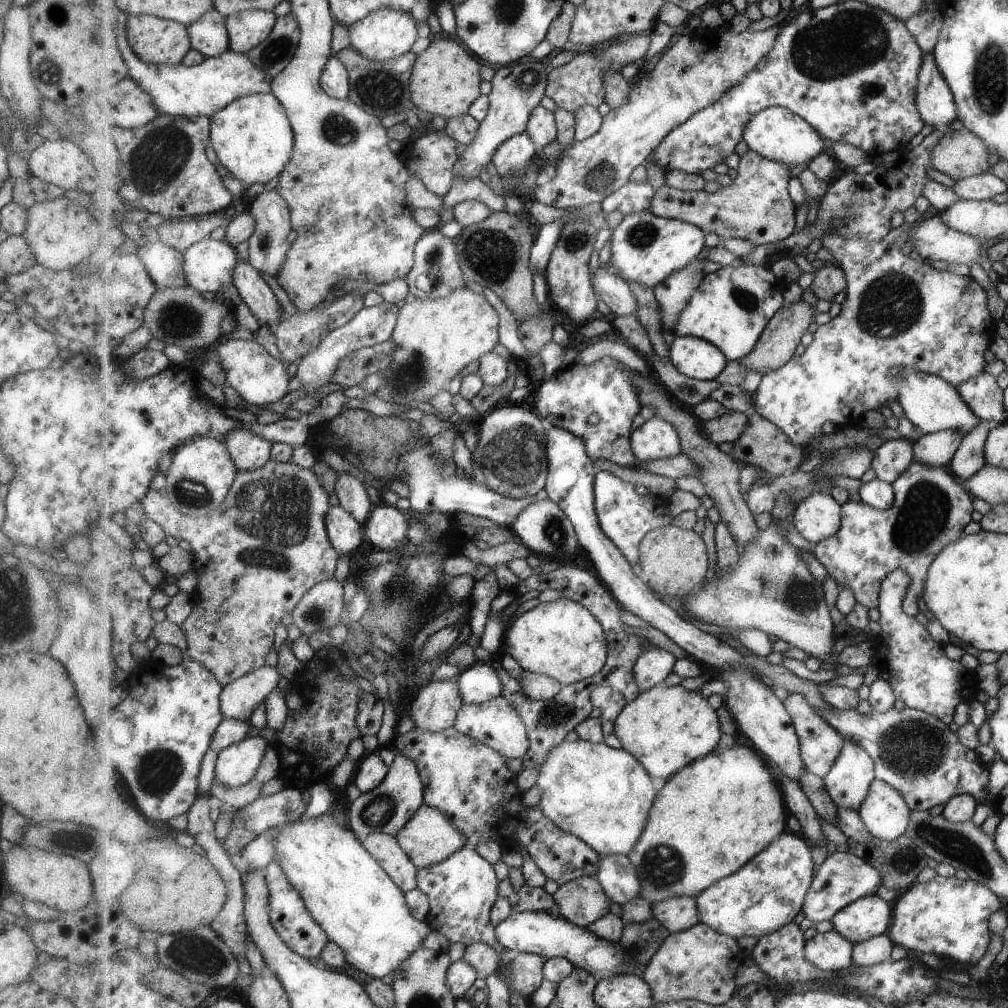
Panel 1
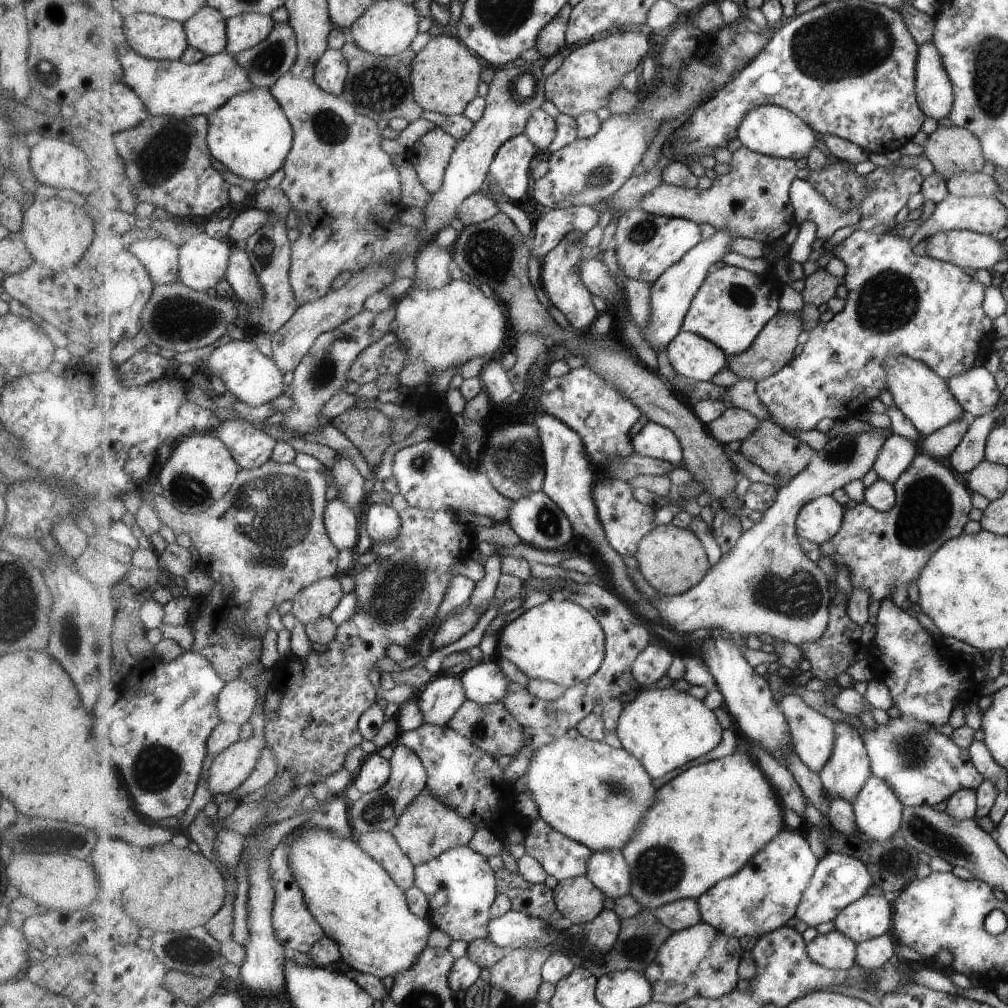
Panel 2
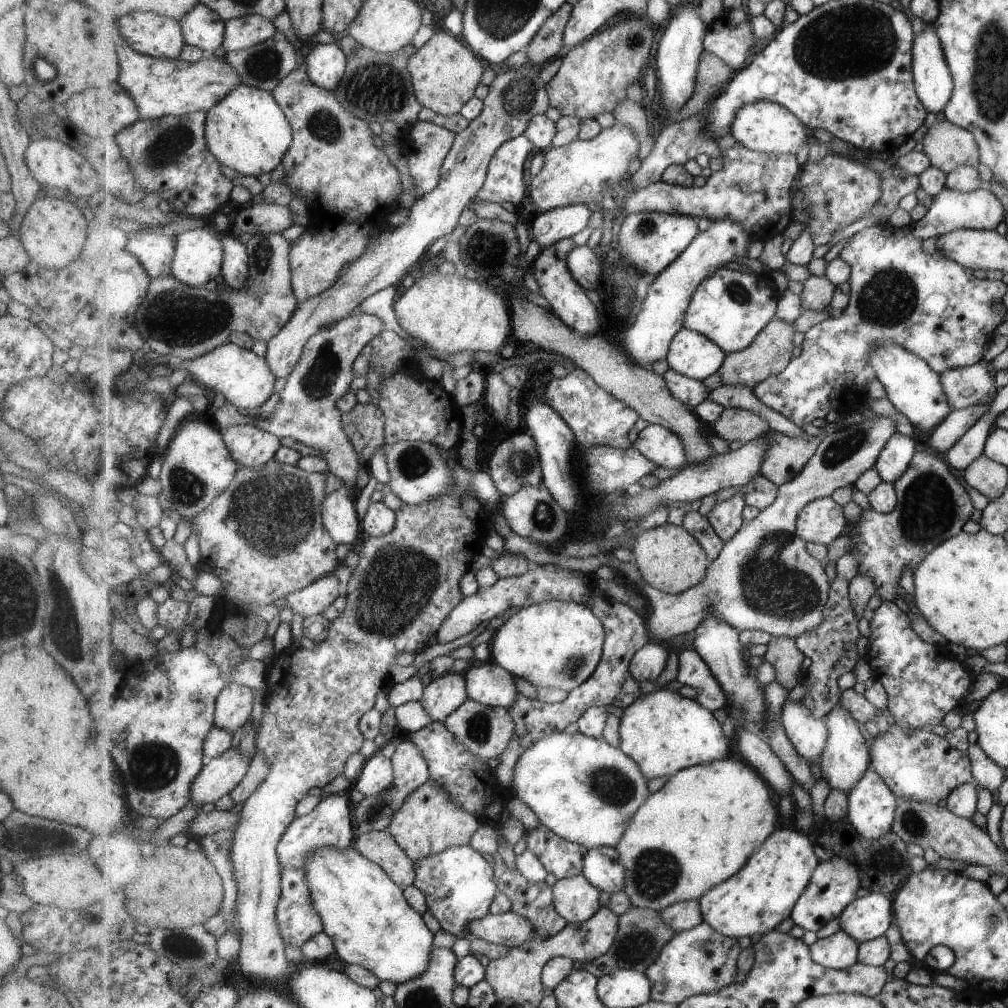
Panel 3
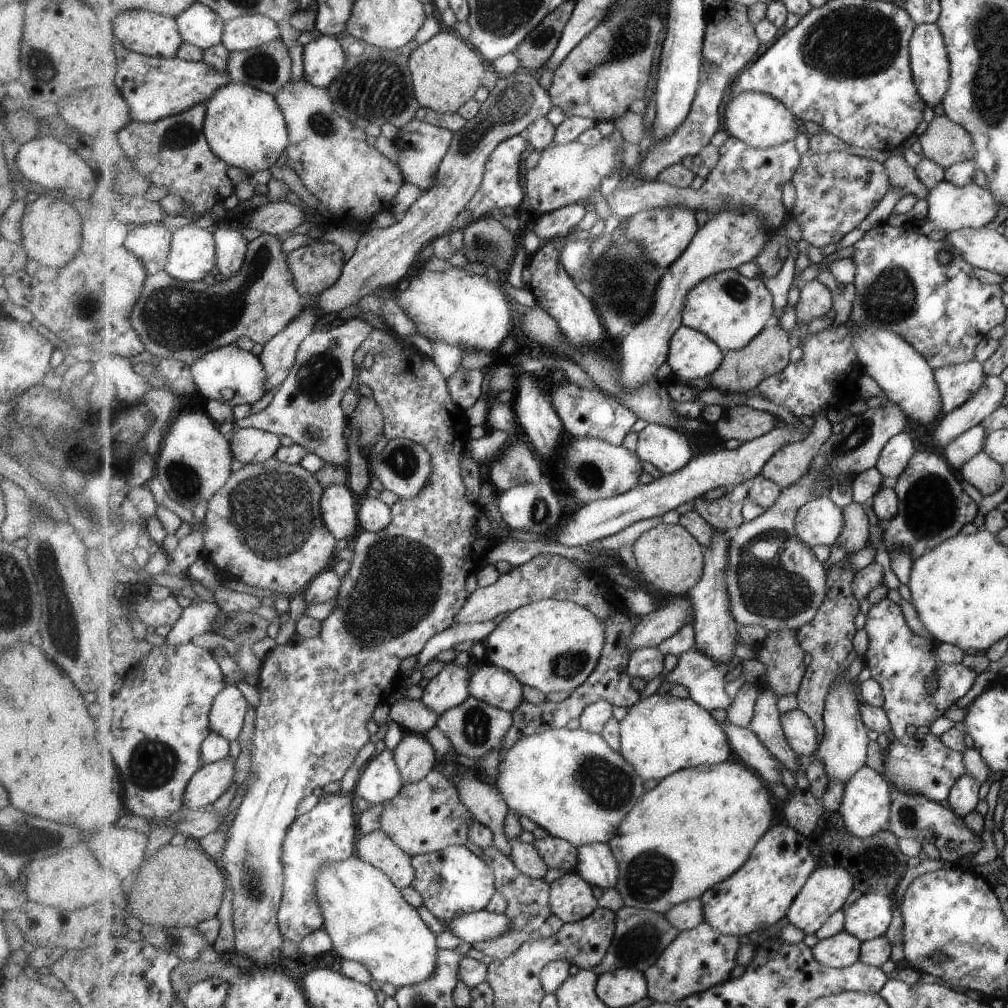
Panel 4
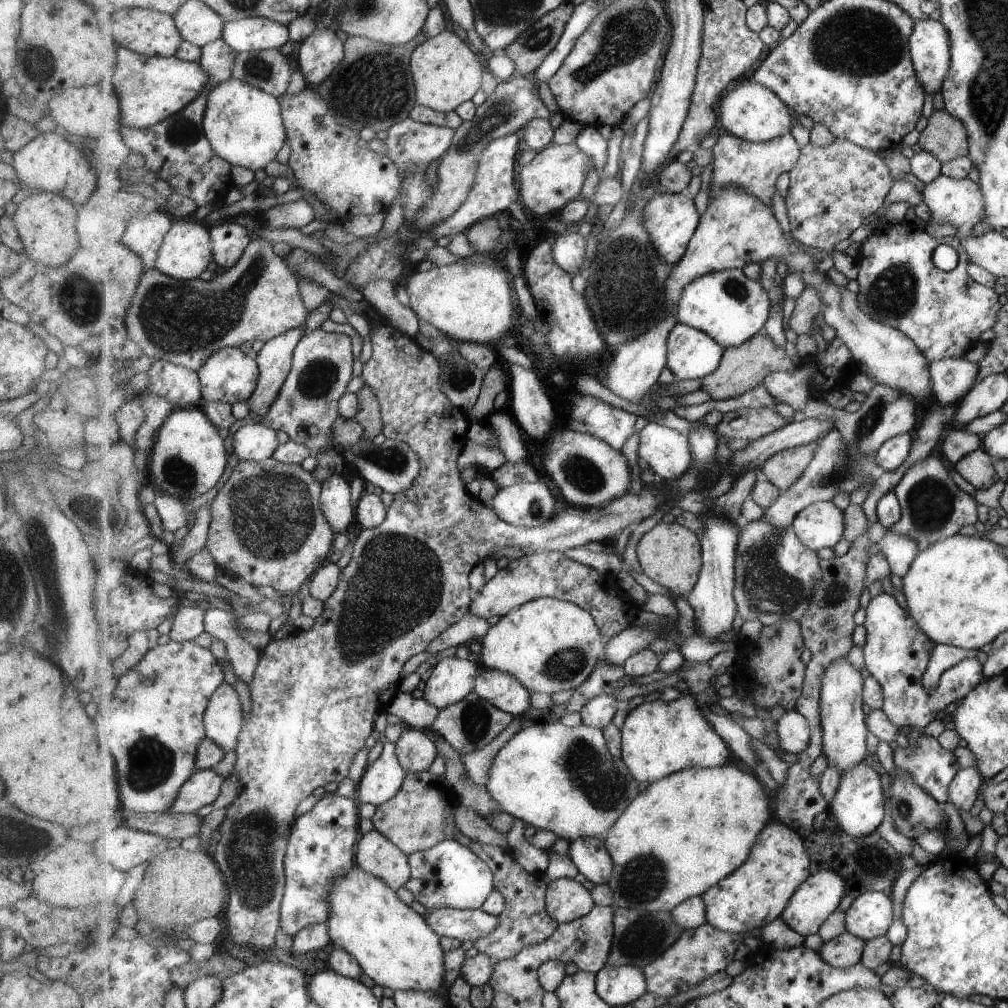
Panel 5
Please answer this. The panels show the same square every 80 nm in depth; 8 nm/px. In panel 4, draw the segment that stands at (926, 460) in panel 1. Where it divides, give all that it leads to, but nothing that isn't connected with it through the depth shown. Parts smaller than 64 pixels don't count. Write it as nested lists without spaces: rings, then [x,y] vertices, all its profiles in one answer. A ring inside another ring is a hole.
[[[986,375],[983,384],[967,402],[941,416],[941,421],[933,430],[934,442],[944,447],[951,439],[980,423],[997,408],[1005,387],[998,375]]]

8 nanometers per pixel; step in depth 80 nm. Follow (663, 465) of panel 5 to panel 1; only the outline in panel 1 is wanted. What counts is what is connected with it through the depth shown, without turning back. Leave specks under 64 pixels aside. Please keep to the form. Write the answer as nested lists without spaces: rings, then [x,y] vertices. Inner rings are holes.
[[[654,415],[636,428],[631,444],[641,462],[673,458],[683,451],[676,426],[663,415]]]

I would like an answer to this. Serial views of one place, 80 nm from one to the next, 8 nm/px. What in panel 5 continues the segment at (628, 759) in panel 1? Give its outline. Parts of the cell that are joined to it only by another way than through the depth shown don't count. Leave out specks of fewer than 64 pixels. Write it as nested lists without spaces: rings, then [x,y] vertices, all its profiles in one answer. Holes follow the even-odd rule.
[[[535,722],[534,726],[515,734],[497,754],[489,782],[485,786],[500,810],[523,820],[526,825],[549,830],[569,842],[579,837],[595,837],[605,840],[608,832],[620,820],[621,815],[639,796],[639,781],[633,776],[623,758],[615,759],[609,750],[603,729],[585,726],[567,727],[565,723]]]

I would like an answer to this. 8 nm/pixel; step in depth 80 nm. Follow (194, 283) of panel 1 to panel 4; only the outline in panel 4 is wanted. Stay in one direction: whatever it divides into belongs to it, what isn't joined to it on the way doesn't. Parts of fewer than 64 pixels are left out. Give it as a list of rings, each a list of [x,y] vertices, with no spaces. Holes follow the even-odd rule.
[[[189,224],[172,233],[167,274],[180,281],[197,282],[205,280],[217,266],[214,229]]]

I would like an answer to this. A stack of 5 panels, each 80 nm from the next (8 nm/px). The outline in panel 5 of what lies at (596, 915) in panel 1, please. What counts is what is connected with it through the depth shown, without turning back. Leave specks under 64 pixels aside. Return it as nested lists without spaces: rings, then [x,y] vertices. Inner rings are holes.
[[[560,878],[550,882],[546,895],[547,910],[551,918],[568,923],[589,914],[596,905],[592,892],[573,878]]]

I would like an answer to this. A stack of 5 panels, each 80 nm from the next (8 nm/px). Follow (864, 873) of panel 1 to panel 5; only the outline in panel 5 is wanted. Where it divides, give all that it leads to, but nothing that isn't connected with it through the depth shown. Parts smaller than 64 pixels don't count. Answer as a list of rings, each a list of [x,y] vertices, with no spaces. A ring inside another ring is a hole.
[[[833,870],[813,873],[789,901],[783,920],[808,937],[819,932],[823,923],[837,911],[845,895],[845,880]]]

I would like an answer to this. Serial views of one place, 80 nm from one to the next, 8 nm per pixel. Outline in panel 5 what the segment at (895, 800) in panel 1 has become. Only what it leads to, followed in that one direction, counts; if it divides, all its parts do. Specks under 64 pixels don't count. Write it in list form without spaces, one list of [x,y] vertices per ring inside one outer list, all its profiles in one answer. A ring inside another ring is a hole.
[[[860,762],[859,765],[842,773],[839,790],[829,808],[836,817],[840,828],[855,838],[873,834],[879,829],[885,820],[885,815],[889,812],[887,809],[883,782],[879,780],[879,774],[865,762]]]

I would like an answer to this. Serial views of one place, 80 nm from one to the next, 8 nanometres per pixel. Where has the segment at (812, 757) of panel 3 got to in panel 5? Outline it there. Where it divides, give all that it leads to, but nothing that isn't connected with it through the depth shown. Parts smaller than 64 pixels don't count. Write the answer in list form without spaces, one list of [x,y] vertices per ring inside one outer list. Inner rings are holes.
[[[796,708],[785,712],[778,720],[778,733],[785,752],[799,756],[810,747],[812,732],[809,721]]]

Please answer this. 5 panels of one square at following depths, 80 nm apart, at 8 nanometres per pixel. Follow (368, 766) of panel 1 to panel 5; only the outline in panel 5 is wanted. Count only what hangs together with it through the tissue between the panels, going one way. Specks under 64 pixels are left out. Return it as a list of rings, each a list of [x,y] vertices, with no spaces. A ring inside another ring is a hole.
[[[384,743],[382,755],[366,770],[365,776],[356,786],[355,798],[376,807],[399,794],[406,778],[405,768],[396,754],[396,744]]]

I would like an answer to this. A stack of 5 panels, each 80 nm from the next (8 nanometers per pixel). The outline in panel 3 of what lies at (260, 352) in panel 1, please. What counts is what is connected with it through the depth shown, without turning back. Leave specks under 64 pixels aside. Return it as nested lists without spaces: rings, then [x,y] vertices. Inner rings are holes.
[[[230,341],[205,353],[202,357],[197,357],[192,361],[181,361],[178,366],[189,370],[189,378],[195,380],[199,386],[203,386],[214,396],[223,393],[227,402],[238,409],[251,408],[253,410],[265,404],[273,396],[275,380],[277,380],[276,374],[265,357],[257,356],[253,350]]]

